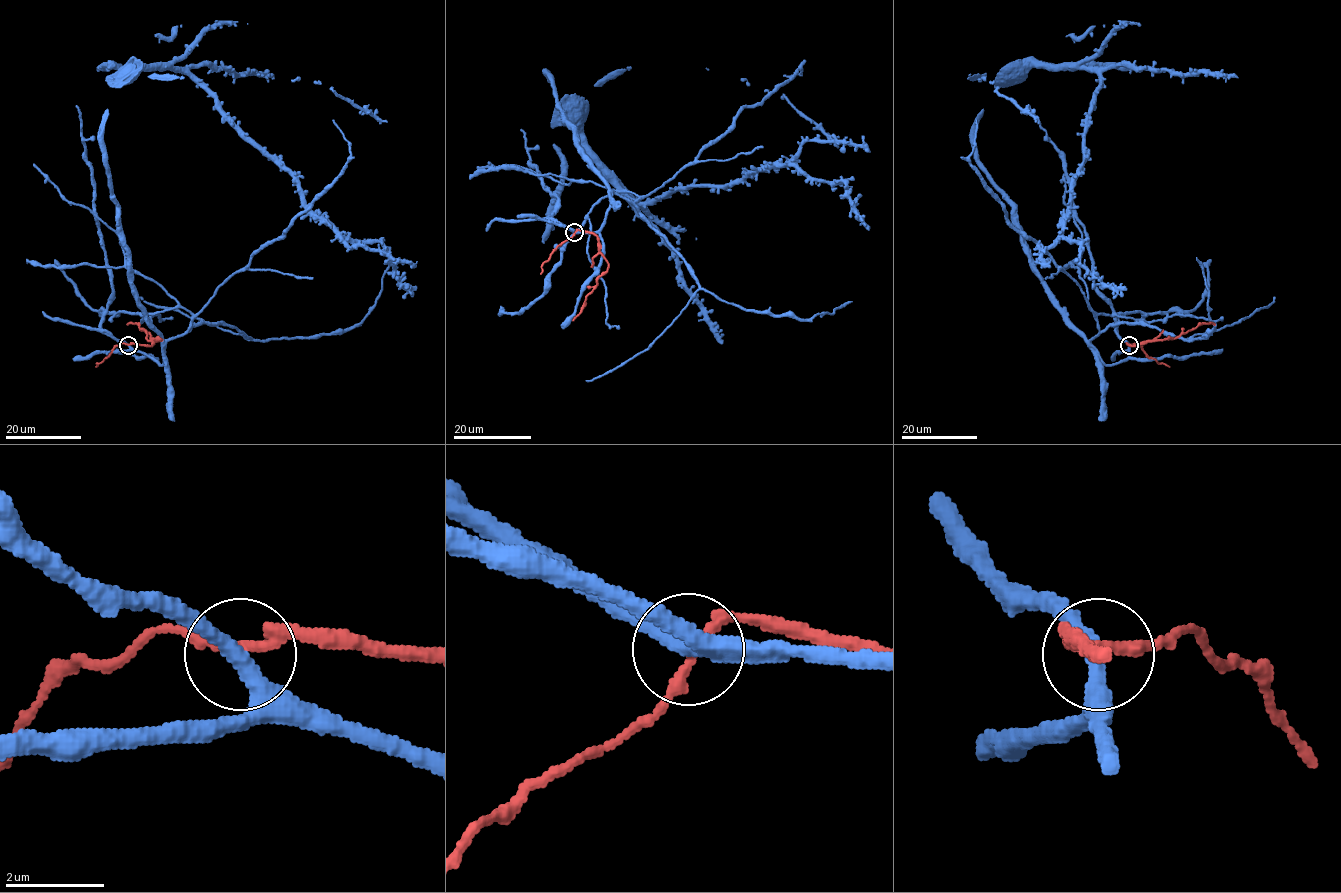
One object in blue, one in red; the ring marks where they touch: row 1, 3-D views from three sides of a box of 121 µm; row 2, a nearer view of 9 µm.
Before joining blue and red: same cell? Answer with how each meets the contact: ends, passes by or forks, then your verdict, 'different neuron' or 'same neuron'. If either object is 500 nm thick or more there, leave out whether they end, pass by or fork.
blue passes by; red passes by; different neuron

